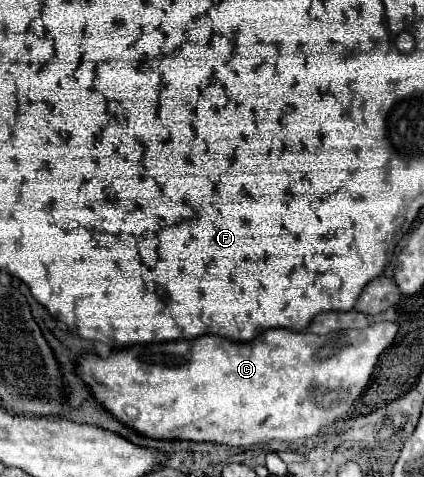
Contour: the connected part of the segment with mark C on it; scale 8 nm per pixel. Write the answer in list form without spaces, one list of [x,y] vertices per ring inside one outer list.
[[[375,322],[361,330],[339,330],[323,336],[309,330],[291,332],[287,328],[275,328],[247,344],[223,340],[219,336],[199,336],[193,340],[163,344],[135,344],[113,352],[107,360],[99,356],[83,356],[77,372],[109,412],[129,428],[151,438],[179,438],[227,446],[265,444],[269,440],[295,442],[315,436],[323,426],[333,424],[349,412],[367,388],[369,378],[375,372],[375,360],[383,354],[381,350],[387,350],[393,344],[397,330],[397,322]]]

